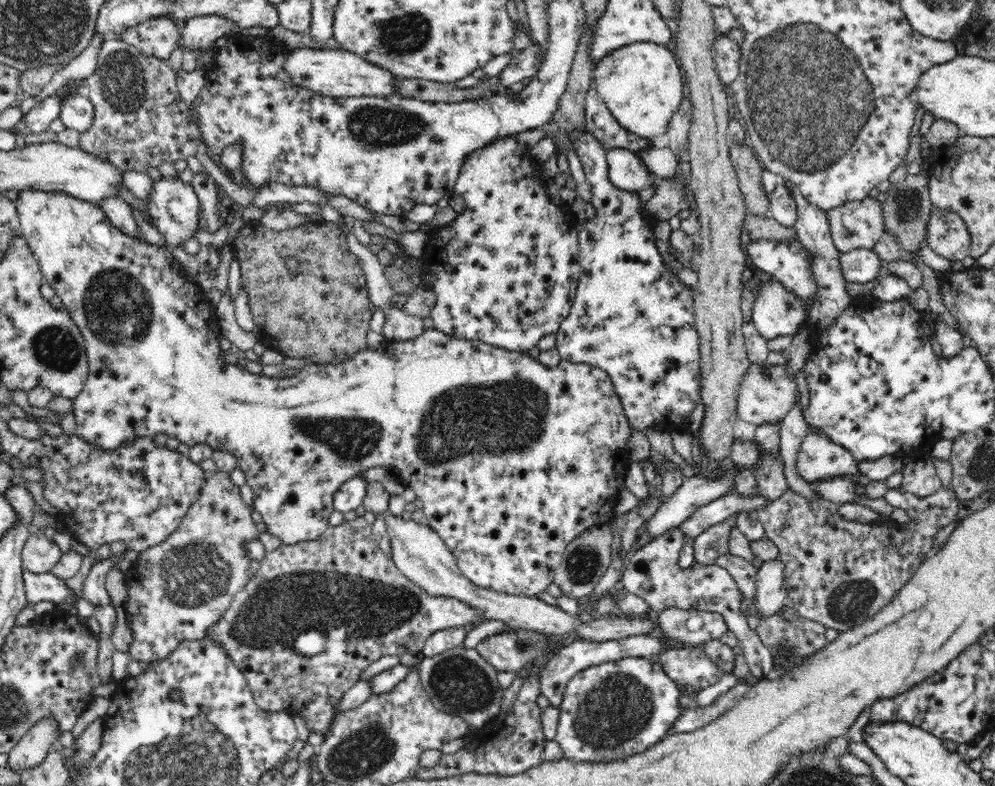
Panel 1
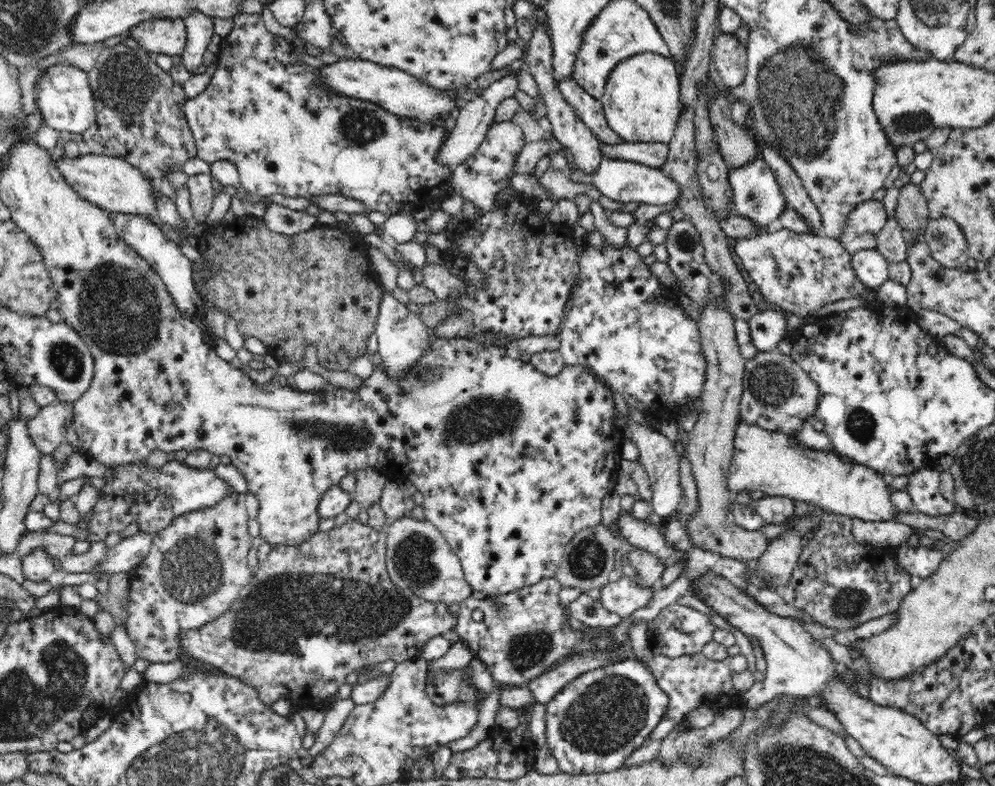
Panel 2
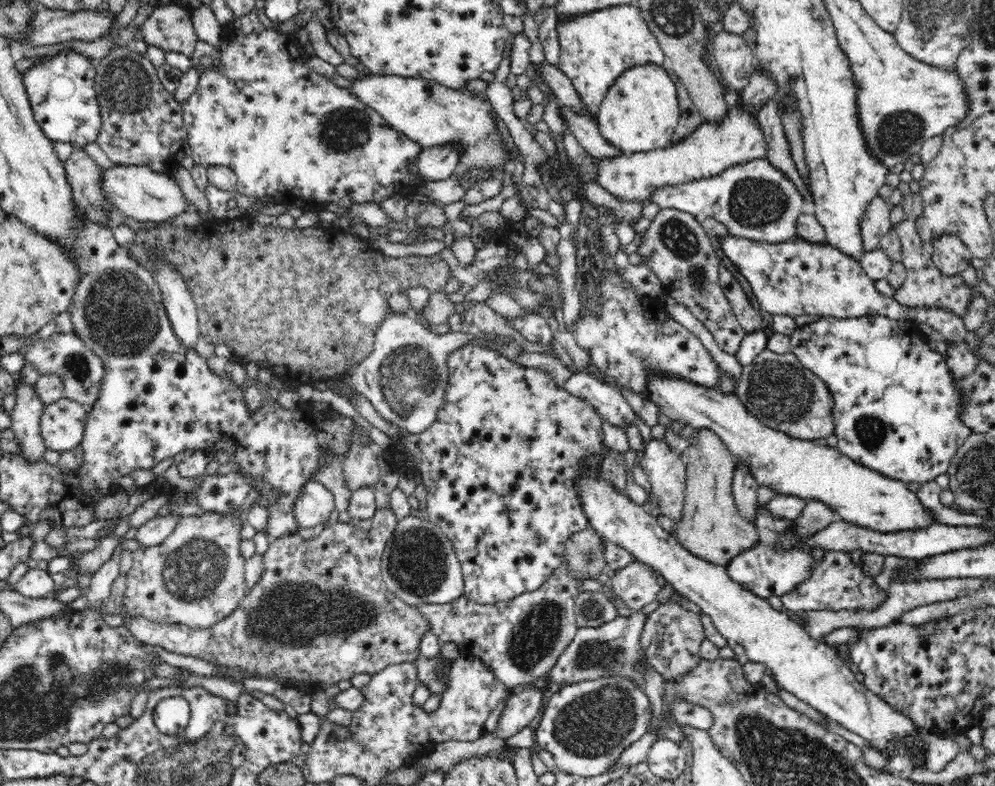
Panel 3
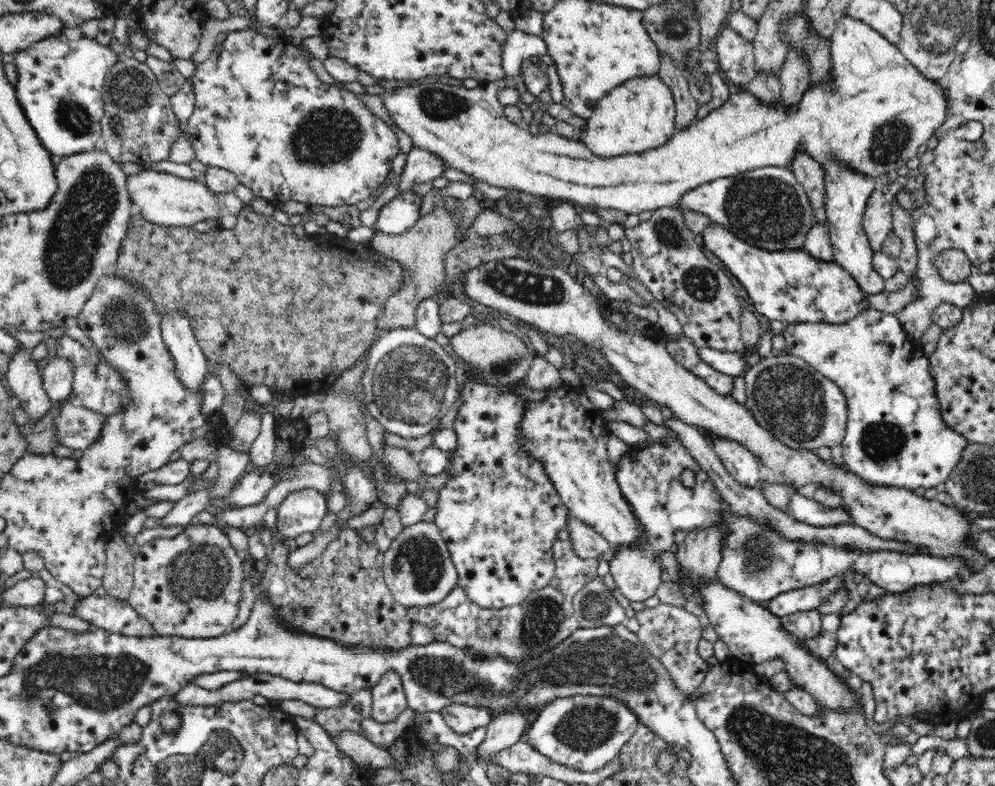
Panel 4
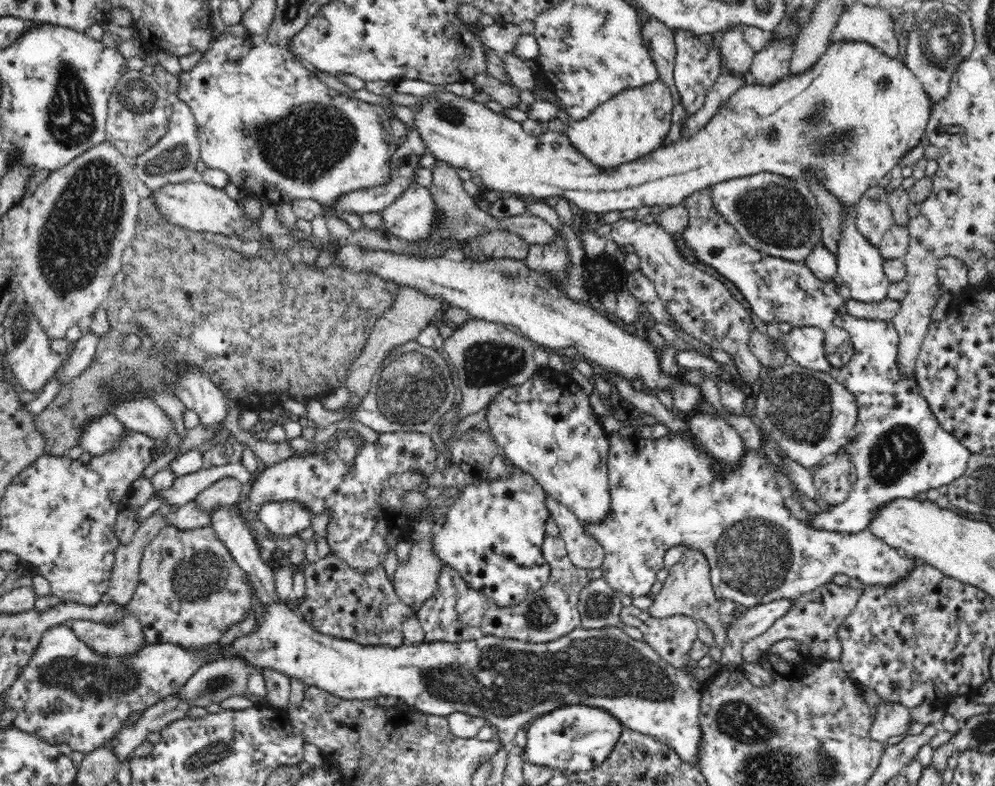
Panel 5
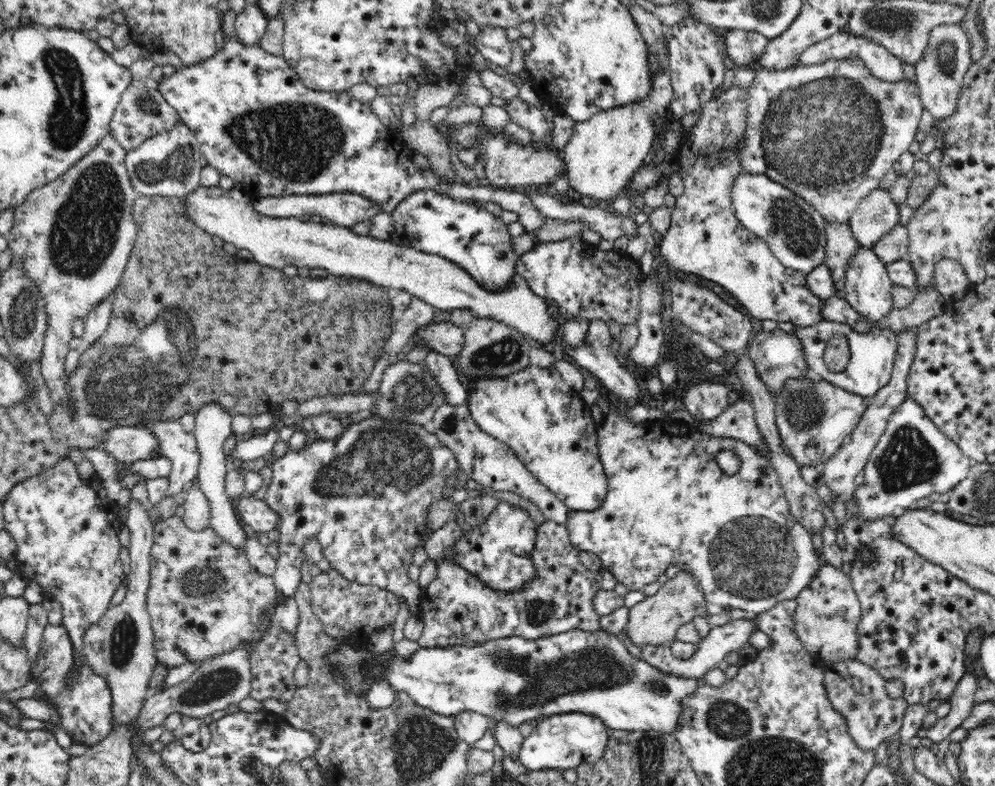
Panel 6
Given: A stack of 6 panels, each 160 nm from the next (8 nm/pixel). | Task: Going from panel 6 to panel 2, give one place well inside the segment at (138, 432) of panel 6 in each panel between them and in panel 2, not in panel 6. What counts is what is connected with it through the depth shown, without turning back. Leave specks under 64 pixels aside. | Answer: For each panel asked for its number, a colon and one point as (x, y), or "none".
2: (48, 427)
3: (62, 425)
4: (78, 427)
5: (105, 433)

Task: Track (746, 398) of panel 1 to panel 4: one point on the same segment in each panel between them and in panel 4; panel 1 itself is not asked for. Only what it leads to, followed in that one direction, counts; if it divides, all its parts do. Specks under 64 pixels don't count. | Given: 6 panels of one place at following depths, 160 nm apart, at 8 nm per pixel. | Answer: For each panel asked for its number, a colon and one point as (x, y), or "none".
2: (778, 395)
3: (780, 392)
4: (800, 407)

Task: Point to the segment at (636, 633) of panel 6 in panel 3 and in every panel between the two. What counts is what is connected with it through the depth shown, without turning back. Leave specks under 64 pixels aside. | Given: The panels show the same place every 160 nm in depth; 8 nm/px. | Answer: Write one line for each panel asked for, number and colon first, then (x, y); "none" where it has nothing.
3: (711, 527)
4: (698, 557)
5: (687, 590)

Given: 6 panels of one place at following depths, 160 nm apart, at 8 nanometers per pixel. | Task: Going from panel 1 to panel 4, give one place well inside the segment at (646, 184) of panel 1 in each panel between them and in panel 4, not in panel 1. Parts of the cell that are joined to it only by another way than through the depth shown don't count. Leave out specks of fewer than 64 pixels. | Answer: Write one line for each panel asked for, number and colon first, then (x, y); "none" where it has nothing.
2: (622, 182)
3: (754, 200)
4: (767, 208)

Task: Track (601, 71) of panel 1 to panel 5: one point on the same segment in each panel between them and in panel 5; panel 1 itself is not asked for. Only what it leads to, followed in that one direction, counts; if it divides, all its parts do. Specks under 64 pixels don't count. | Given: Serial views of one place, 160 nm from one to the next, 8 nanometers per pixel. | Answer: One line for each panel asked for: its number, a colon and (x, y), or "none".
2: (641, 101)
3: (639, 113)
4: (639, 115)
5: (632, 124)

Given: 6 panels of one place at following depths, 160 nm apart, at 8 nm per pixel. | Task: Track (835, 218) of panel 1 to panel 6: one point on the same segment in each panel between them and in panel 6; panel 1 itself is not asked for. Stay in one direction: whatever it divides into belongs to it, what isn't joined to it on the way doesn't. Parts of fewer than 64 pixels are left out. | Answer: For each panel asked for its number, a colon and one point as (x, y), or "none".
2: (868, 219)
3: (875, 224)
4: (877, 220)
5: (873, 217)
6: (877, 214)

